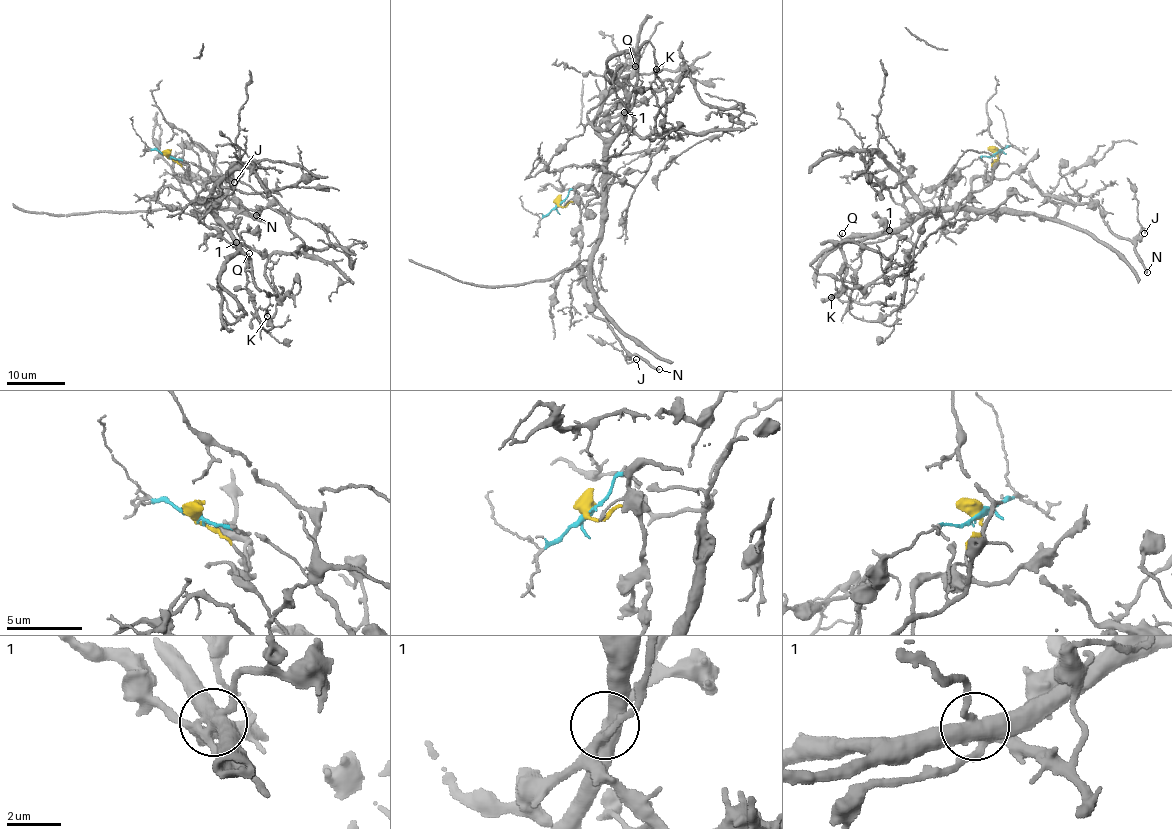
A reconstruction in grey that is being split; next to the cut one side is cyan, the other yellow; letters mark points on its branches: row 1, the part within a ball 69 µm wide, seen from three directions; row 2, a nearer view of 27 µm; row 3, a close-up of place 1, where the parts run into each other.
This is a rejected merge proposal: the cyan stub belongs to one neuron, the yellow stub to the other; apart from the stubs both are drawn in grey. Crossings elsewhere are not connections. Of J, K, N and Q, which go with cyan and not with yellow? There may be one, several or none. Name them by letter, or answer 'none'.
K, Q

